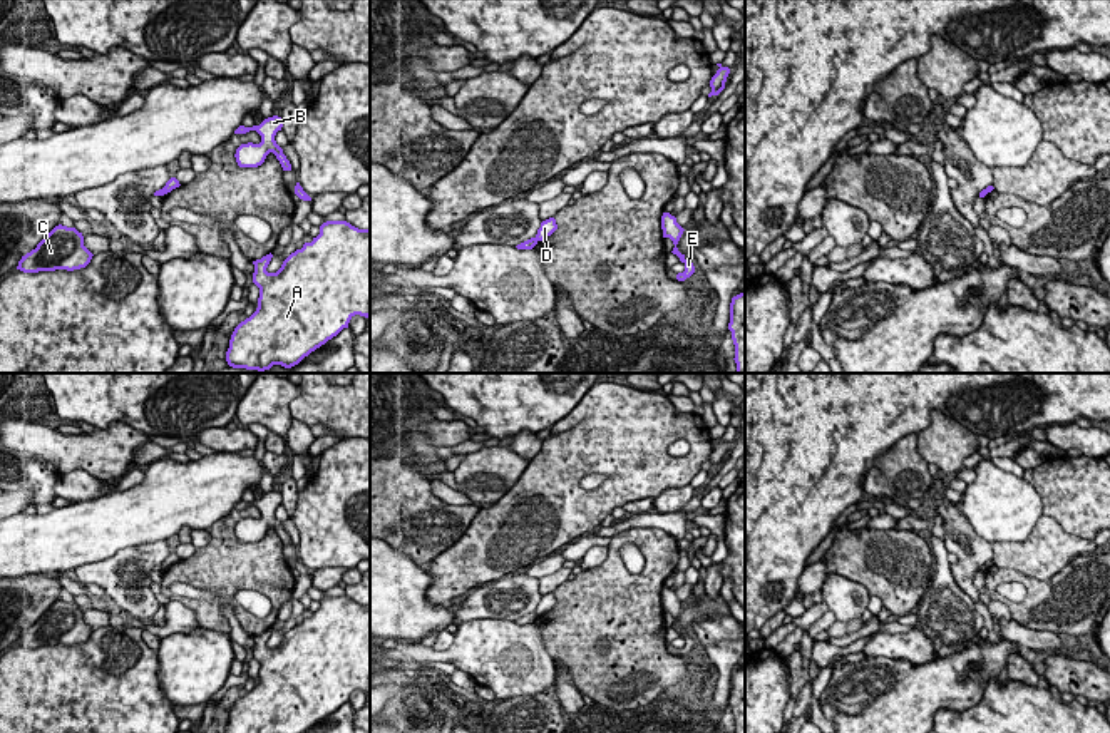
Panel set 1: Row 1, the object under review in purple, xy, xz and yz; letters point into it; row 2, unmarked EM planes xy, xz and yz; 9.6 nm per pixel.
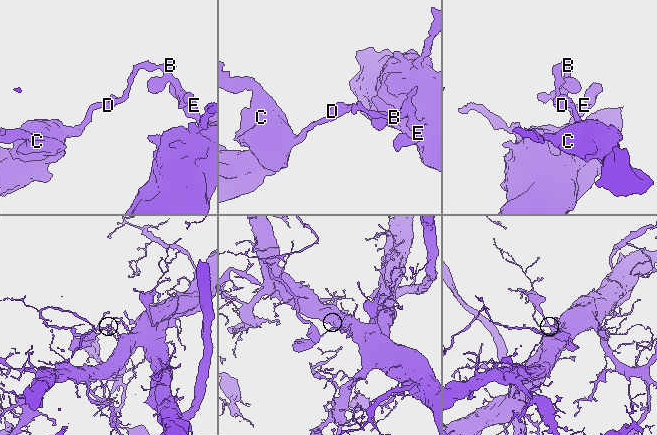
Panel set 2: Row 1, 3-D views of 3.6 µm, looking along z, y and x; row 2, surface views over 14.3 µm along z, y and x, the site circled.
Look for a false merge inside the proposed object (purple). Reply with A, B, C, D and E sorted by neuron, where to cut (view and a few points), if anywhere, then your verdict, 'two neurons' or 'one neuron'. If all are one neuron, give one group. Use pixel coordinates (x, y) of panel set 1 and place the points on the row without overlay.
A B D E / C; cut in xy along (159, 564), (161, 569); two neurons

